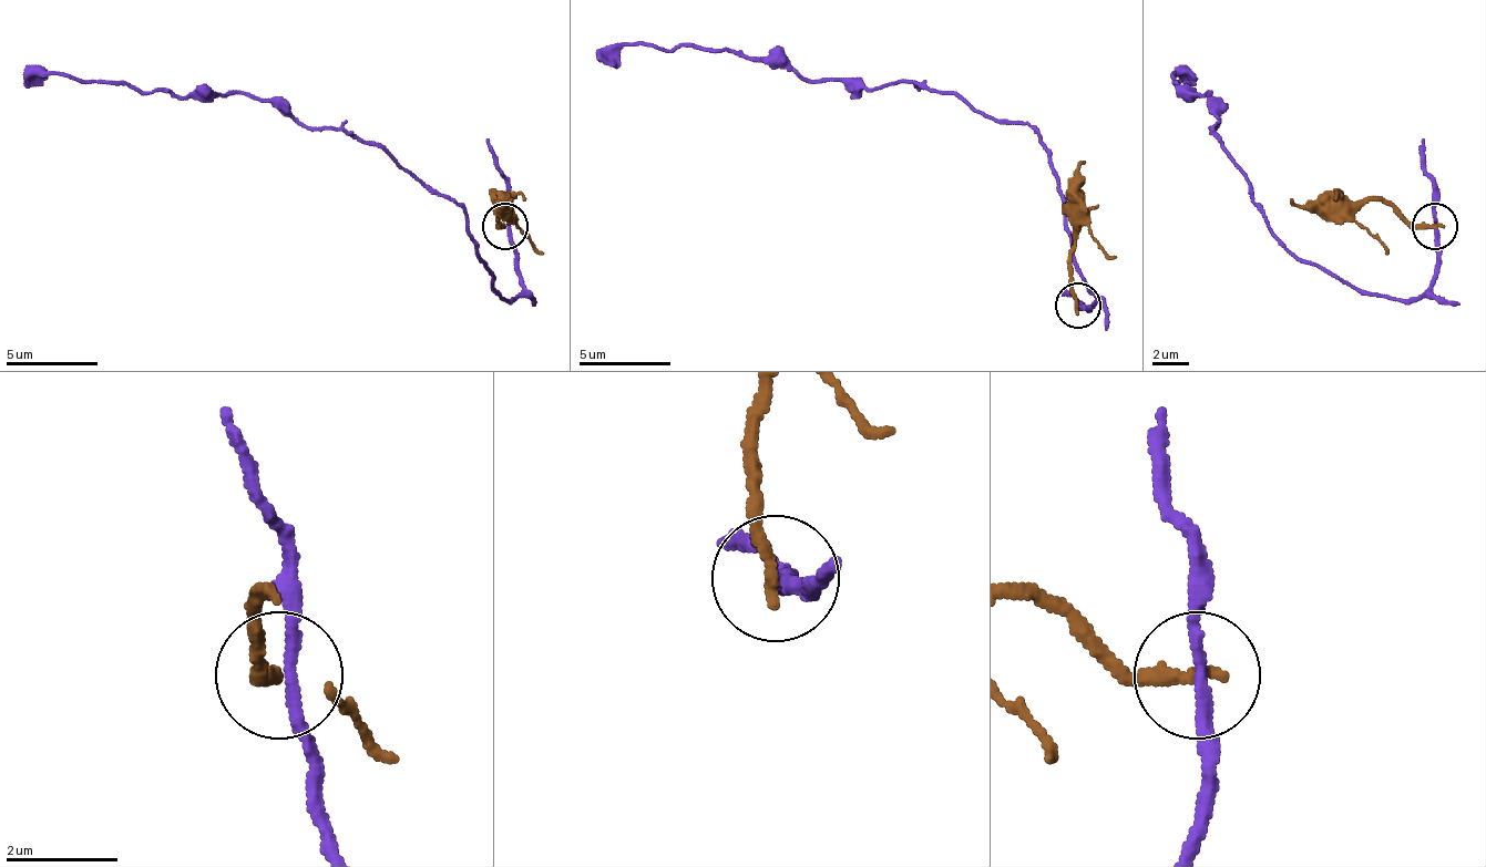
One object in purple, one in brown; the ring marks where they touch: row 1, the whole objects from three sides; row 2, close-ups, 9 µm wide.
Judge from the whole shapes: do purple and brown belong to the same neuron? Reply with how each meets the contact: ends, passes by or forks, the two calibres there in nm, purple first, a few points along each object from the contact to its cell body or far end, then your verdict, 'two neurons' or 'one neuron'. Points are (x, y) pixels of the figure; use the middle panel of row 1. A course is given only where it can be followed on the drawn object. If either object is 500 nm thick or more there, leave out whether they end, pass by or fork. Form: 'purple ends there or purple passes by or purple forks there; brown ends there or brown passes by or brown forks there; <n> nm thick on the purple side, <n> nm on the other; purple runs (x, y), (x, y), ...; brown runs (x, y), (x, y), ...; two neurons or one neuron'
purple passes by; brown ends there; 200 nm thick on the purple side, 260 nm on the other; purple runs (1078, 303), (1093, 303), (1056, 171), (1028, 124), (913, 83), (812, 79), (701, 47), (610, 47), (595, 60); brown runs (1078, 303), (1074, 254), (1078, 171), (1083, 162); two neurons

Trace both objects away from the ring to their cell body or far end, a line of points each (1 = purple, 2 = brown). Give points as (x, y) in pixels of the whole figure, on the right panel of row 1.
1: (1433, 225), (1433, 280), (1415, 298), (1300, 261), (1221, 146), (1208, 91), (1189, 96), (1176, 73), (1189, 86)
2: (1433, 225), (1406, 225), (1383, 202), (1300, 206), (1291, 197)

